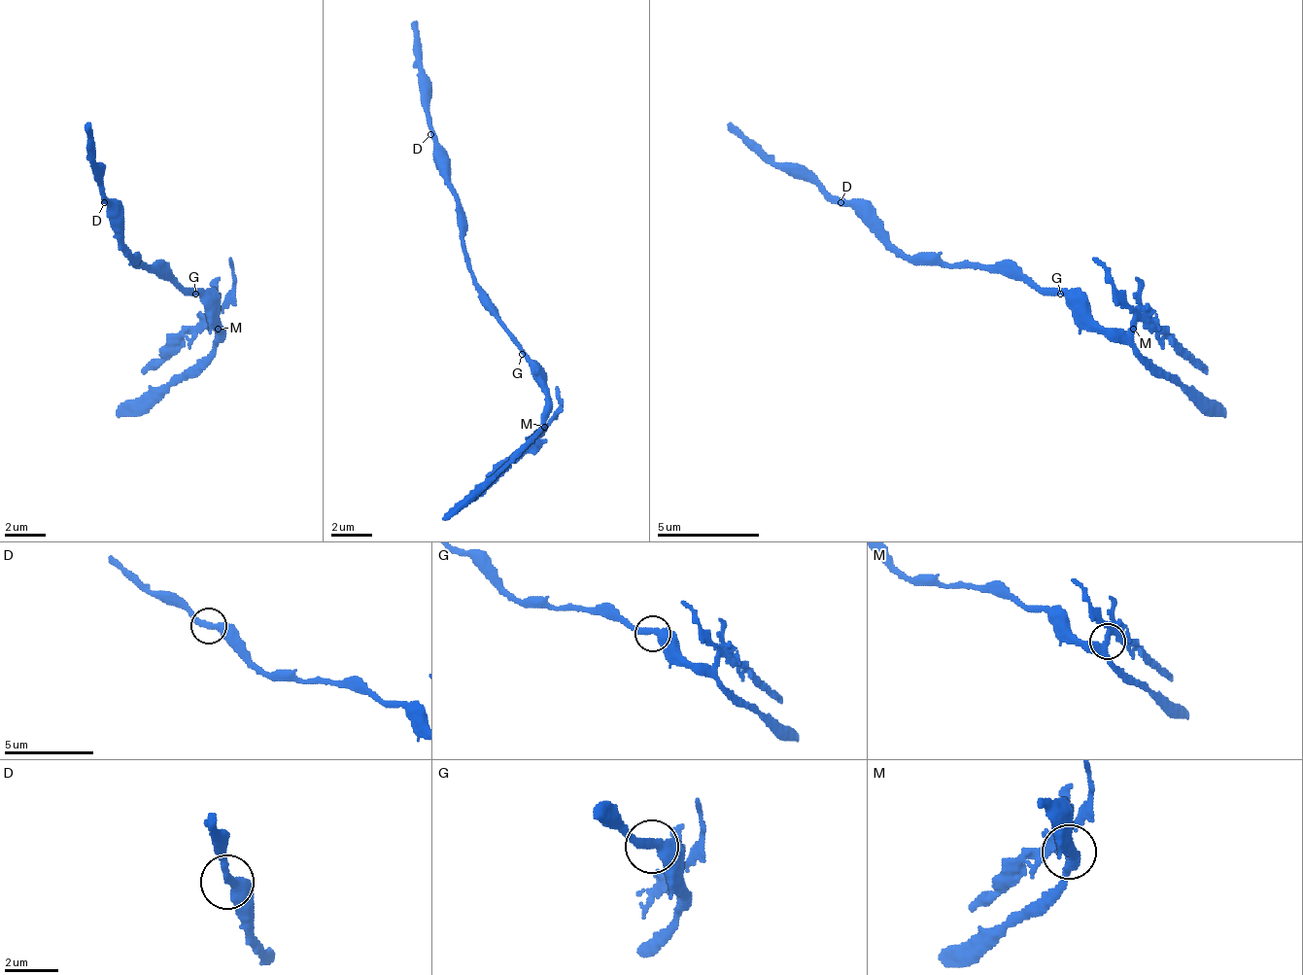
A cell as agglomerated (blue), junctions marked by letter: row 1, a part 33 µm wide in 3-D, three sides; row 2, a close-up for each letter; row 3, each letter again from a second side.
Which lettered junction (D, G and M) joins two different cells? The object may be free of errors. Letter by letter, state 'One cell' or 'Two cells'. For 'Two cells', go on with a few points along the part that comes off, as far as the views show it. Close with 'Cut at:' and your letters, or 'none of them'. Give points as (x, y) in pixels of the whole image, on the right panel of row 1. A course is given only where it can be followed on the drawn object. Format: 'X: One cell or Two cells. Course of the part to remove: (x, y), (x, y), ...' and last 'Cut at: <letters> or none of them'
D: One cell
G: One cell
M: Two cells. Course of the part to remove: (1132, 330), (1142, 320), (1208, 370)
Cut at: M

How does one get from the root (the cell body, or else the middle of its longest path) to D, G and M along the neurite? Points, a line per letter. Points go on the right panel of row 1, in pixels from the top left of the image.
D: (994, 273), (978, 263), (922, 263), (917, 259), (908, 259), (872, 223), (867, 223), (840, 202)
G: (994, 273), (1019, 273), (1060, 294)
M: (994, 273), (1035, 279), (1080, 304), (1106, 330), (1132, 330)

